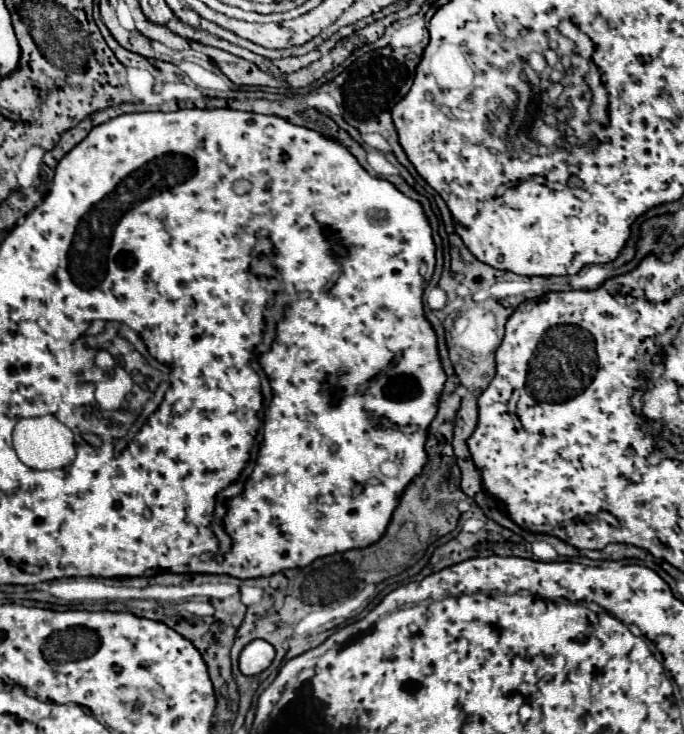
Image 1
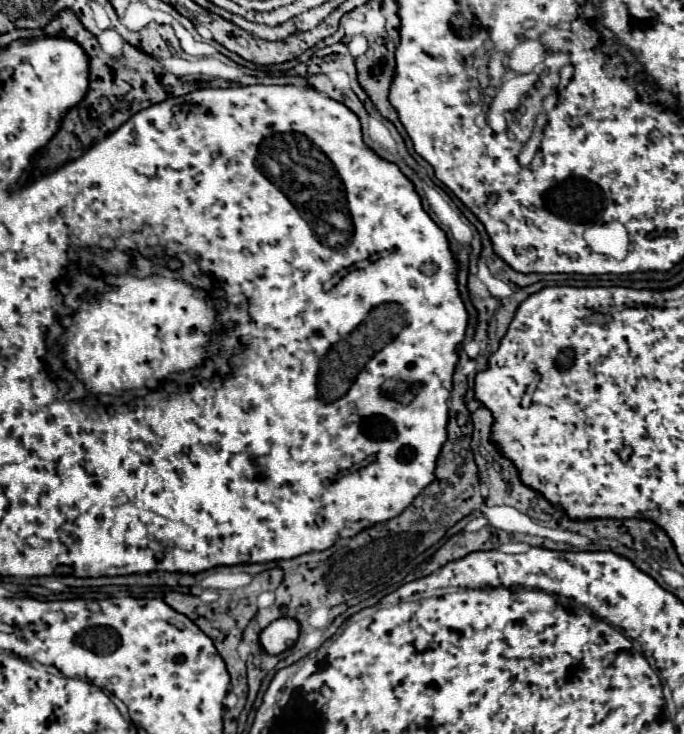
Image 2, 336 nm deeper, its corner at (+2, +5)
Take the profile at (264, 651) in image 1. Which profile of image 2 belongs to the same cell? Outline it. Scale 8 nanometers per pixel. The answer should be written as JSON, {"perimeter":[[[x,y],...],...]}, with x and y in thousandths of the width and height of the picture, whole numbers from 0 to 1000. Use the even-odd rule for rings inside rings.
{"perimeter":[[[411,841],[390,851],[382,865],[379,865],[379,879],[393,890],[393,892],[408,892],[420,887],[423,881],[431,879],[437,868],[437,849],[423,841]]]}

